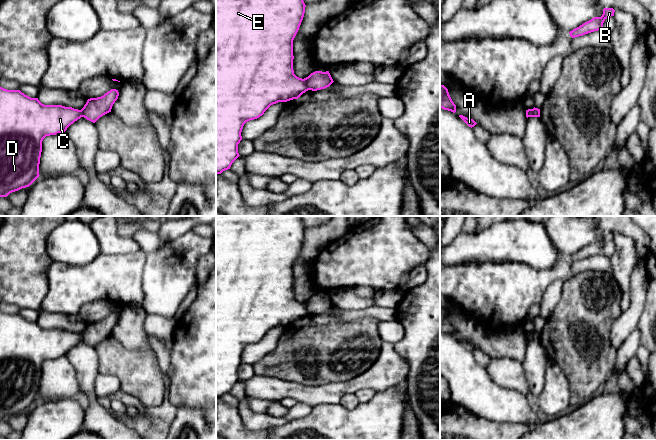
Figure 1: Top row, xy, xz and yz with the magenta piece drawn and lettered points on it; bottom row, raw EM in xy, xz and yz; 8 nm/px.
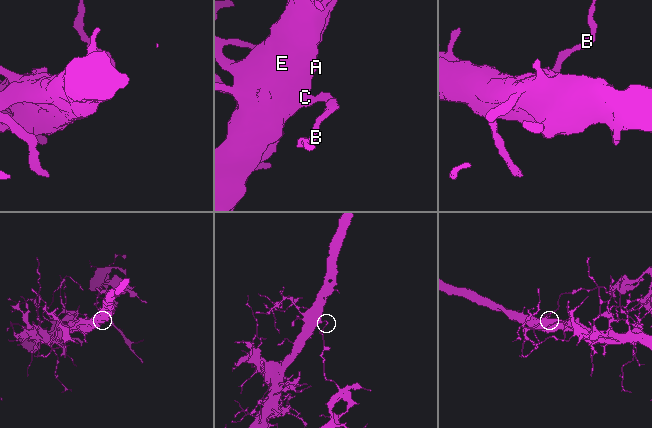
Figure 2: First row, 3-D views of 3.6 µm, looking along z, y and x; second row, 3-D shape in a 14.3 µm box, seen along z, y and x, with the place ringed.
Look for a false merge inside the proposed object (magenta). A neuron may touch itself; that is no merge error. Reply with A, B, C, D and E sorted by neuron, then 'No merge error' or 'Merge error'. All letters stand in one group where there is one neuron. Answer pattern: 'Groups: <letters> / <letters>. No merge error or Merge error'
Groups: A C D E / B. Merge error

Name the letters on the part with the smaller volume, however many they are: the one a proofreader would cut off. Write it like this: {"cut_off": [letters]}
{"cut_off": ["B"]}

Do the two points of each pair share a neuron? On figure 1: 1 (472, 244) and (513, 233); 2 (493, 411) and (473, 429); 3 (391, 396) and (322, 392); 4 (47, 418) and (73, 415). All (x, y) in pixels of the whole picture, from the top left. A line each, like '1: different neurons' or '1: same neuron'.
1: same neuron
2: different neurons
3: different neurons
4: same neuron

